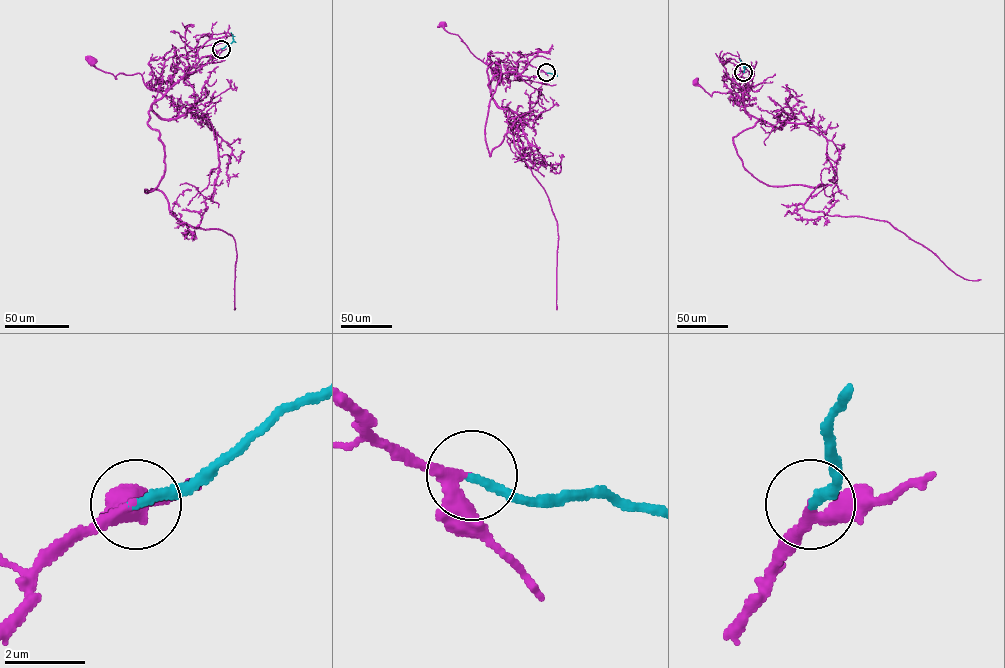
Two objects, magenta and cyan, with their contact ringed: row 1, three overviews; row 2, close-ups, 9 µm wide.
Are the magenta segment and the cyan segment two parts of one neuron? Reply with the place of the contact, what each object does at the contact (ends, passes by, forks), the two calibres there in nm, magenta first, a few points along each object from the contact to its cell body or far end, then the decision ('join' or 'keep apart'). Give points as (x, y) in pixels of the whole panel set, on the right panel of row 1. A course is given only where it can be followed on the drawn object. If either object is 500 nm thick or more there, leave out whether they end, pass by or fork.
place (743, 72); magenta passes by; cyan ends; calibres 240 and 220 nm; course magenta (743, 72), (735, 81), (744, 90), (744, 108), (735, 103), (731, 92), (714, 92), (711, 96), (695, 82); course cyan (743, 72), (739, 59); join

